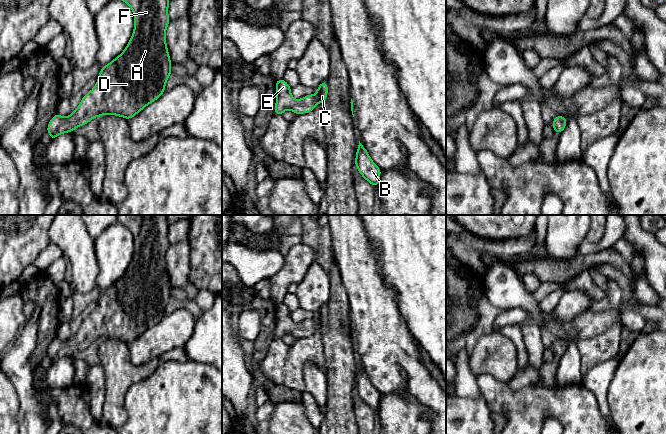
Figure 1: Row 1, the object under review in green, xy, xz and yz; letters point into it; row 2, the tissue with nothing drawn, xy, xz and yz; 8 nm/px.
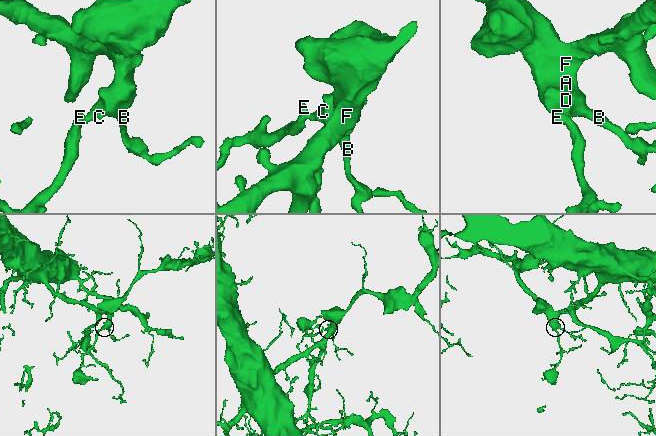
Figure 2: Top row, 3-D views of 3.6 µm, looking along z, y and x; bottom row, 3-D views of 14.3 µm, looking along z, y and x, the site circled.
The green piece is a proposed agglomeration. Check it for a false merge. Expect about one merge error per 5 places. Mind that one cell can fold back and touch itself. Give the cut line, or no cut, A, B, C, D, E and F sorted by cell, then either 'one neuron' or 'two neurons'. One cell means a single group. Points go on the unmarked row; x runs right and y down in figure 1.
no cut | A B C D E F | one neuron

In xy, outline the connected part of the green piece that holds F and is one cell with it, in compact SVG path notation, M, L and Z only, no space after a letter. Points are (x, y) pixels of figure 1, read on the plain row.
M117 215L134 237L134 254L125 274L101 292L94 312L69 341L56 337L47 350L51 365L93 342L112 338L127 344L157 324L171 297L166 268L168 215Z

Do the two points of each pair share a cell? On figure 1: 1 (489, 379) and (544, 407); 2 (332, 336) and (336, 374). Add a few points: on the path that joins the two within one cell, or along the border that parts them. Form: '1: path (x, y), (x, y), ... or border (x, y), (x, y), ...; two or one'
1: path (502, 393), (516, 406), (530, 406); one
2: path (336, 345), (336, 365); one

